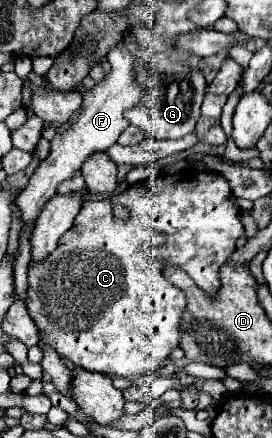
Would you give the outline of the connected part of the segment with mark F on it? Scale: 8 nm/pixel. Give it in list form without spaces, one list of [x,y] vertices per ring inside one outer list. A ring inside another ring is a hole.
[[[118,44],[116,48],[112,48],[108,52],[108,62],[112,66],[110,74],[100,84],[96,84],[92,90],[84,92],[82,108],[76,114],[72,114],[72,118],[68,122],[64,122],[62,126],[56,128],[56,134],[50,140],[50,156],[44,162],[40,162],[40,166],[32,174],[28,186],[18,196],[18,206],[22,210],[24,224],[36,222],[40,208],[44,208],[44,204],[56,194],[56,186],[60,182],[72,178],[74,172],[80,170],[80,164],[90,154],[100,152],[100,150],[104,152],[112,144],[116,144],[118,136],[128,126],[128,120],[124,120],[124,110],[132,108],[132,104],[136,104],[136,102],[140,102],[140,94],[144,94],[144,90],[134,82],[132,56],[128,56],[128,52],[124,52],[120,46],[122,44]]]

